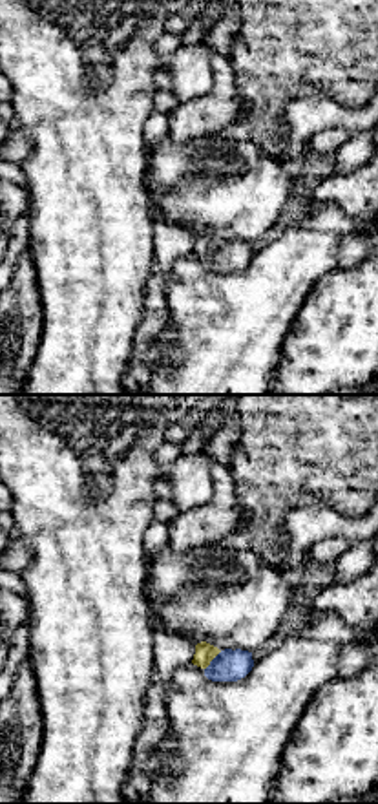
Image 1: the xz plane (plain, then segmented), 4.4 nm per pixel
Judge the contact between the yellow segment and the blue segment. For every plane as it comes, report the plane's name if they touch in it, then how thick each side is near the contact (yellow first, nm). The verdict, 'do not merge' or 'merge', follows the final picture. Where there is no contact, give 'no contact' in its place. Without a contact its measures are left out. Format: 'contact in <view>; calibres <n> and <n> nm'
contact in xz; calibres 90 and 140 nm

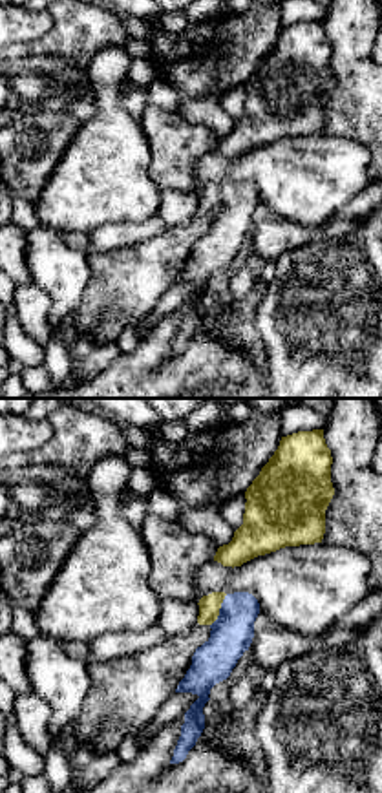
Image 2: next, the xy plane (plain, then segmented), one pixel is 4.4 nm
contact in xy; calibres 100 and 180 nm

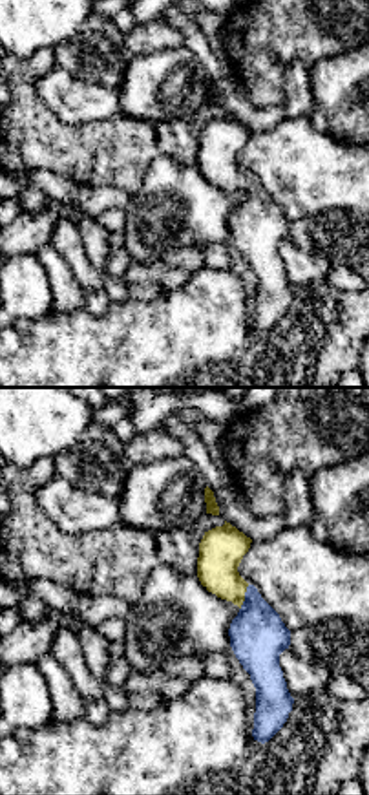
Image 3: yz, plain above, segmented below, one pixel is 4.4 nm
contact in yz; calibres 200 and 240 nm

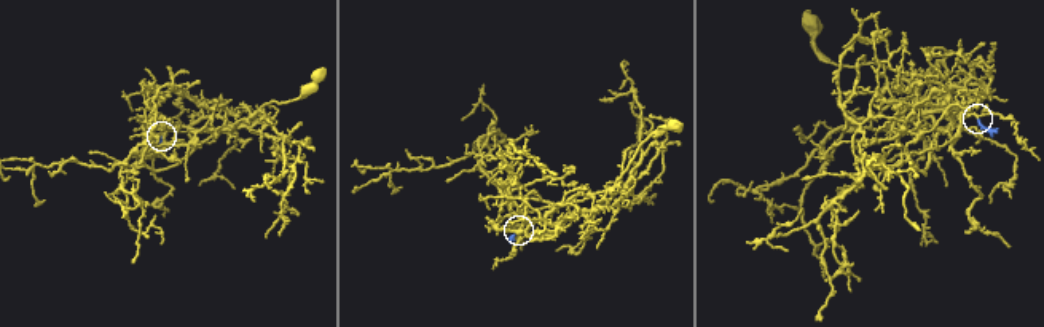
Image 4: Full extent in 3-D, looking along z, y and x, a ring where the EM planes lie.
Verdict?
merge

